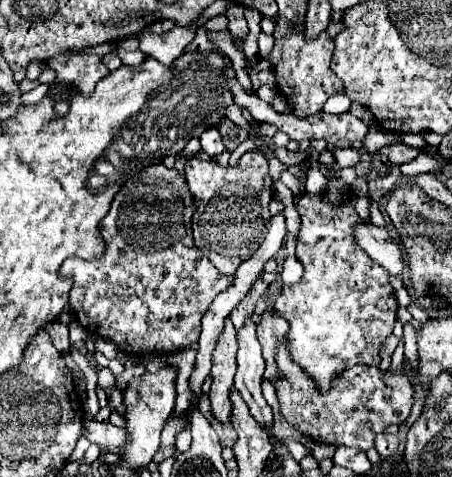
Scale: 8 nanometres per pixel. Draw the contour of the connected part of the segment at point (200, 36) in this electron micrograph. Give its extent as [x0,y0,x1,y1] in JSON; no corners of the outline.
[186,28,218,52]

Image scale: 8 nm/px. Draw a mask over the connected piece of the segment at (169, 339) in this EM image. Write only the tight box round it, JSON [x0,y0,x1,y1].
[60,164,234,360]

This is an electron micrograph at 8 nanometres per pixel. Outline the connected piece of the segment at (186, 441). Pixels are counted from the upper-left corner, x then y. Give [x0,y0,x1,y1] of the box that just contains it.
[176,414,192,452]

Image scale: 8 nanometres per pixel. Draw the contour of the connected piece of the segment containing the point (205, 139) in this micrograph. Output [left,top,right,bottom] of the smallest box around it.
[200,128,224,158]

